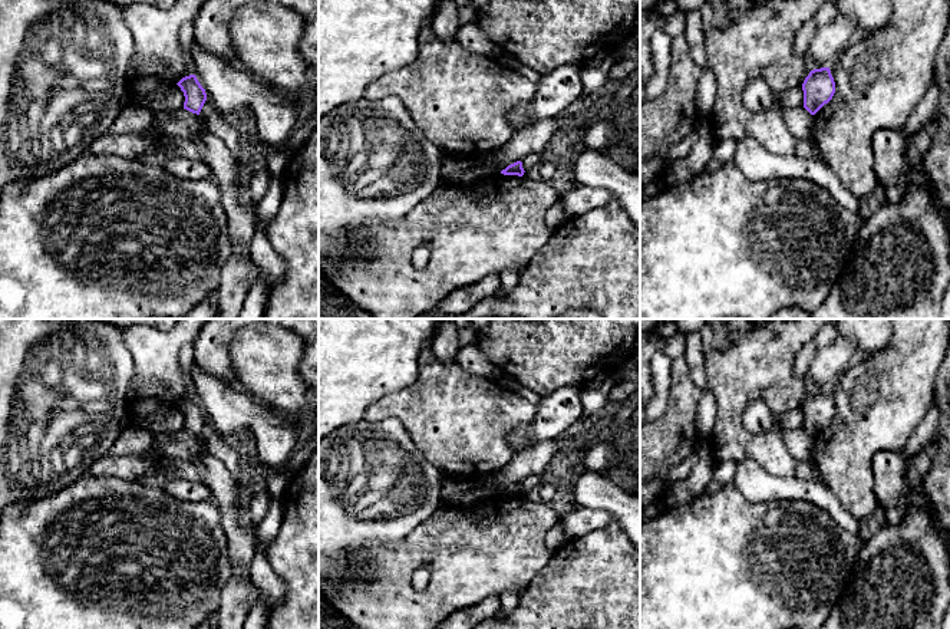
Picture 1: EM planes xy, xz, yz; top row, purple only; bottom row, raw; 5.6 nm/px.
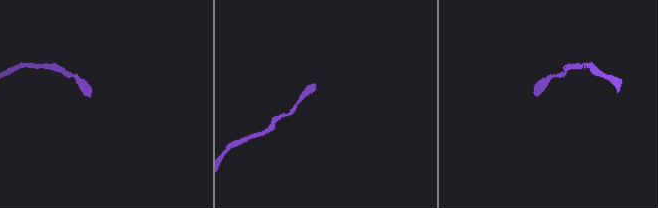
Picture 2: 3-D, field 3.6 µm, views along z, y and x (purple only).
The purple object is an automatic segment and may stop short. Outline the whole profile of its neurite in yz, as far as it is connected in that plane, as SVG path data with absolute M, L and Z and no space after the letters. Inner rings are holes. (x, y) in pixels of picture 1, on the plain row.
M829 389L814 391L802 405L804 429L815 437L835 415L835 404Z

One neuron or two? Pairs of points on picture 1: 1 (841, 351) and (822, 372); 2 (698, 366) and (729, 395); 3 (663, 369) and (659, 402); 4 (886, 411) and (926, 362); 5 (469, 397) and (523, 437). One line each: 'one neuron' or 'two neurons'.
1: one neuron
2: two neurons
3: one neuron
4: one neuron
5: two neurons

